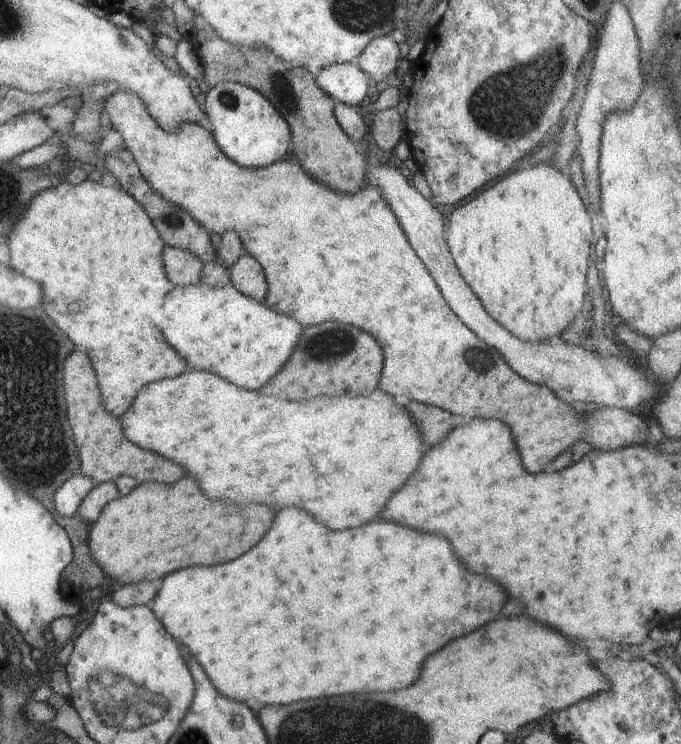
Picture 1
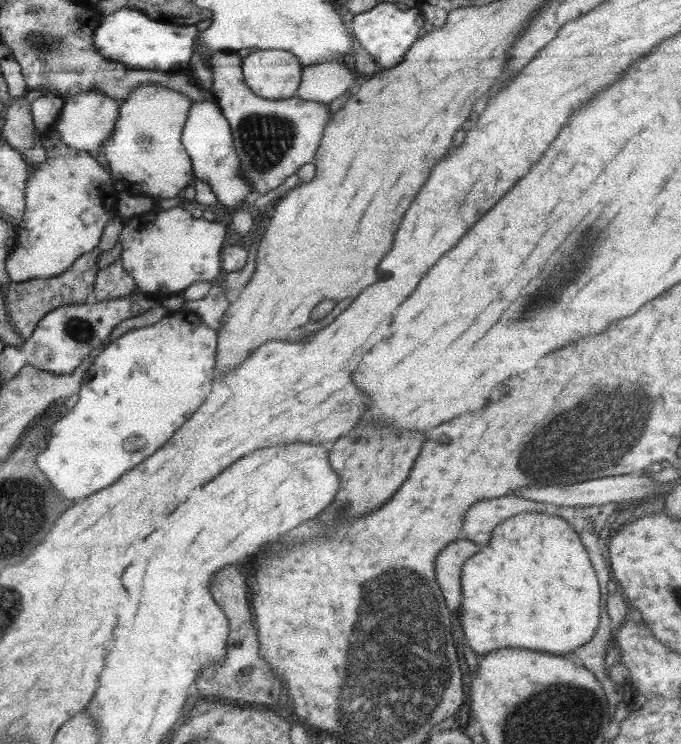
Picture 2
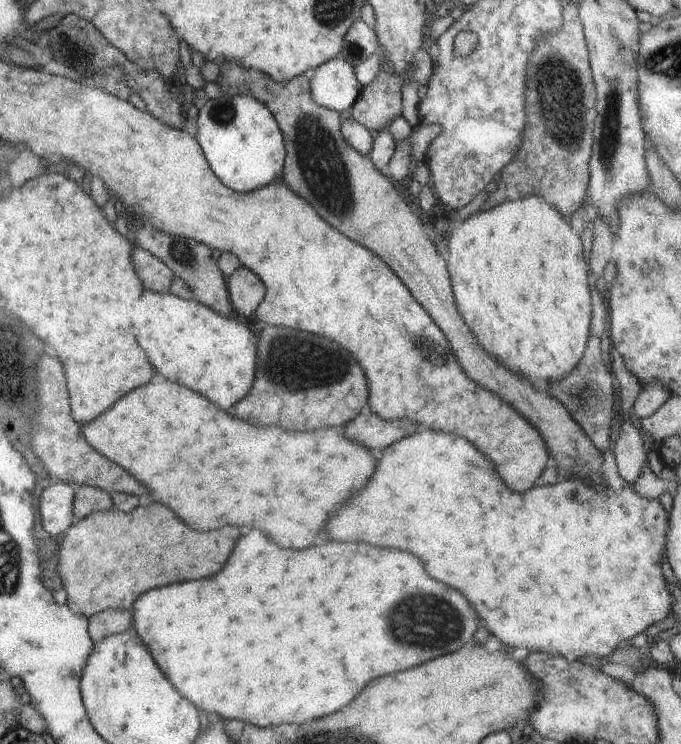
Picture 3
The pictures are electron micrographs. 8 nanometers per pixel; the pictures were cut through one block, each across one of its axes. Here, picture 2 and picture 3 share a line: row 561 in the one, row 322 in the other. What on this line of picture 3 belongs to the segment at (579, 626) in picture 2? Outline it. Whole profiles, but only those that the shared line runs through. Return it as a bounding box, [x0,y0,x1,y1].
[447,195,591,388]

